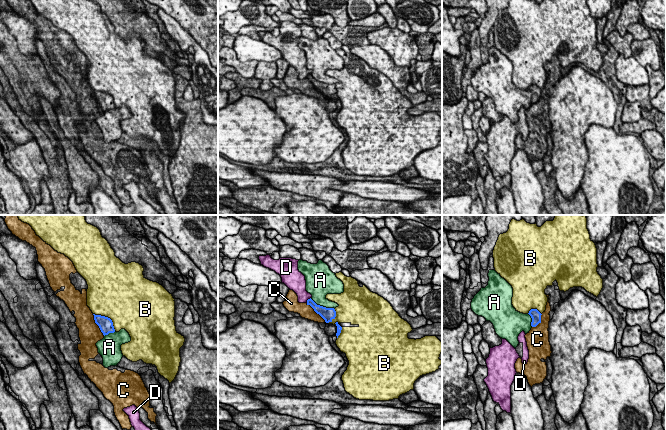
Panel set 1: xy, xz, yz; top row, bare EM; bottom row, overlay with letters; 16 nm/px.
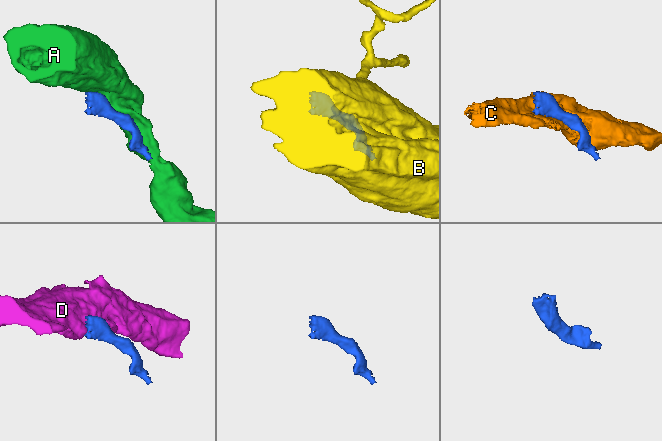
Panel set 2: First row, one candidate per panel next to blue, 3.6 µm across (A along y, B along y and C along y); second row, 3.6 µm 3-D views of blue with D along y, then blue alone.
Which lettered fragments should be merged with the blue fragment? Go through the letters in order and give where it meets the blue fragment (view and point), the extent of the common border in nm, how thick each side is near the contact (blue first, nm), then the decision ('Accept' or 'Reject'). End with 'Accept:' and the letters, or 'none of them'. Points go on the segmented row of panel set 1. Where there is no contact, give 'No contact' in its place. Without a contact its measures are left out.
A: Touches blue at xz (322, 306). Shared border 440 nm. Thickness 200 nm (blue) against 260 nm. Reject
B: Touches blue at xy (107, 317). Shared border 460 nm. Thickness 240 nm (blue) against 500 nm. Reject
C: Touches blue at xy (97, 324). Shared border 400 nm. Thickness 240 nm (blue) against 360 nm. Reject
D: Touches blue at xz (307, 300). Shared border 120 nm. Thickness 140 nm (blue) against 220 nm. Reject
Accept: none of them

